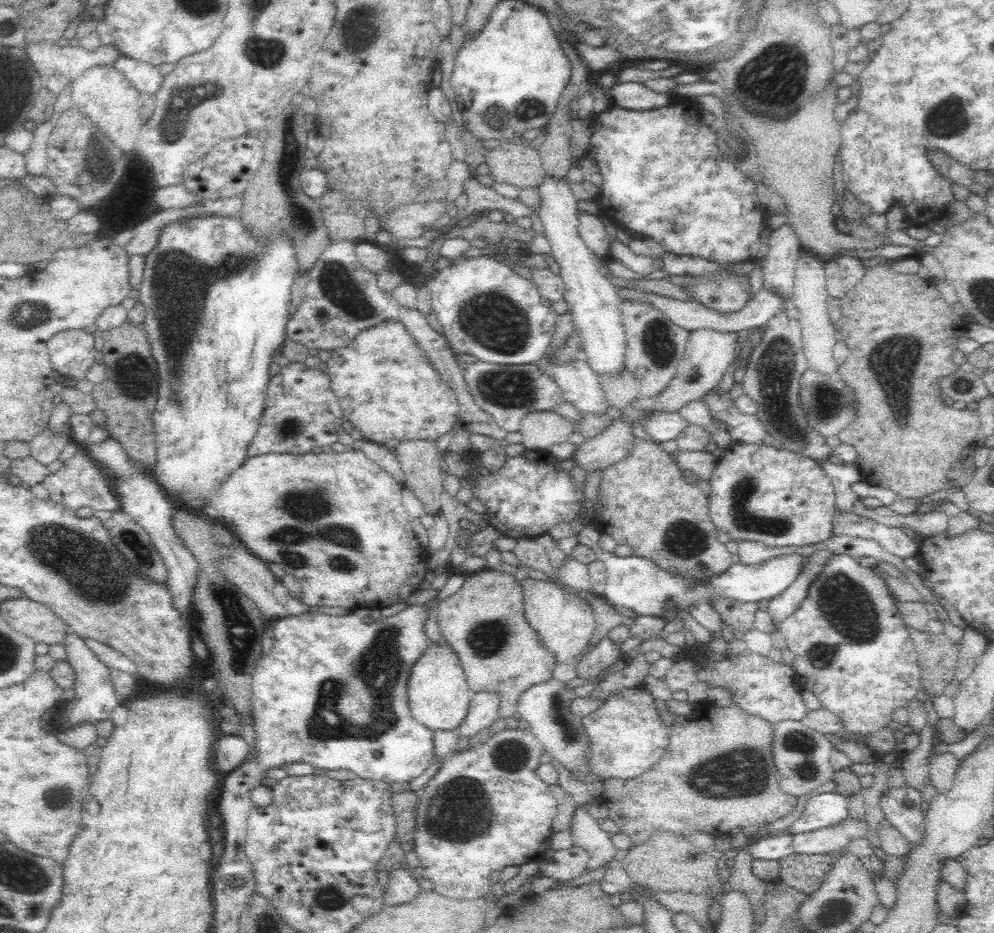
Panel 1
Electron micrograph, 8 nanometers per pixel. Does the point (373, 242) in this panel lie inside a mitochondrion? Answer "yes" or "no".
no

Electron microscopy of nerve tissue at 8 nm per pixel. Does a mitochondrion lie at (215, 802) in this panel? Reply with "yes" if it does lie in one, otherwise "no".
no

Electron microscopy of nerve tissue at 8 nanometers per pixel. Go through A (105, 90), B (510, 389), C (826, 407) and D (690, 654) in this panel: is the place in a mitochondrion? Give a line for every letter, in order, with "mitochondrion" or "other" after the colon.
A: other
B: mitochondrion
C: mitochondrion
D: other

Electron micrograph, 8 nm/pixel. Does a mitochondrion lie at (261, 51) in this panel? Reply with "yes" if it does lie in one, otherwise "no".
yes

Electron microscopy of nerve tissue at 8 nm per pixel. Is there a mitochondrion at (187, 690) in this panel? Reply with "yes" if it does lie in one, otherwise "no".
no

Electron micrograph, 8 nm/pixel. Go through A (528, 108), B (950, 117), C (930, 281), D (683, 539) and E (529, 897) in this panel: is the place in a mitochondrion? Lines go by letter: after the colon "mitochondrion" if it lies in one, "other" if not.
A: mitochondrion
B: mitochondrion
C: other
D: mitochondrion
E: other

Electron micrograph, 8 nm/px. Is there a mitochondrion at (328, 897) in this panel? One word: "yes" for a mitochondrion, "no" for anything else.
yes

